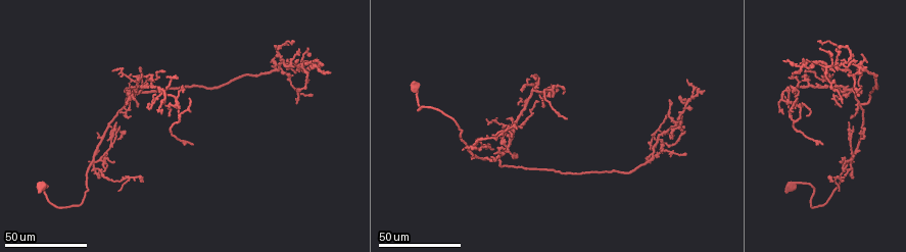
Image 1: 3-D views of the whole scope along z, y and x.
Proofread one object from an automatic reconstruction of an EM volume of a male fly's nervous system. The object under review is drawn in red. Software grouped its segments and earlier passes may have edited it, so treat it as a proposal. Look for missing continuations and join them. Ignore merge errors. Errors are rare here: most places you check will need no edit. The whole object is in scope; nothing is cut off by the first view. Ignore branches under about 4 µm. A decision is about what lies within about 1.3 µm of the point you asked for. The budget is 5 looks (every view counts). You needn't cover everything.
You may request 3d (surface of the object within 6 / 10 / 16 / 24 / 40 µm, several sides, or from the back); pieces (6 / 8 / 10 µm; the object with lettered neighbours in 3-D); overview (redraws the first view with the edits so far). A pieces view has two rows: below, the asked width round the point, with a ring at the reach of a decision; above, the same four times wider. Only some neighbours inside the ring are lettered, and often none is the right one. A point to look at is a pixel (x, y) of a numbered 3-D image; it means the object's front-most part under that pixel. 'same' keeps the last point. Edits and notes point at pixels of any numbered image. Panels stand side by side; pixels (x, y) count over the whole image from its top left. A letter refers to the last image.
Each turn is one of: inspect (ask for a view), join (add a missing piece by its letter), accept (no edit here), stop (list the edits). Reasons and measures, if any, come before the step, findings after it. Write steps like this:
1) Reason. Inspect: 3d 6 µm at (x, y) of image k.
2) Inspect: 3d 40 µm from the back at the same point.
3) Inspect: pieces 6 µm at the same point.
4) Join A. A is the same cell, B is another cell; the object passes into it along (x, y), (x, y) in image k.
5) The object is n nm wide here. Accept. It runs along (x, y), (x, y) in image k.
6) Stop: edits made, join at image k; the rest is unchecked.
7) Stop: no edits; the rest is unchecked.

Tapers out. Inspect: 3d 24 µm at (861, 55) of image 1.

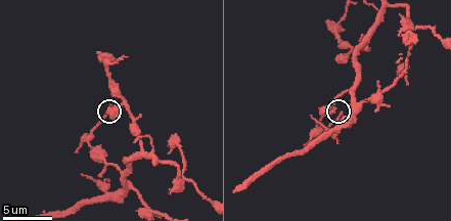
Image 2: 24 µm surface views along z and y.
Inspect: pieces 10 µm at (340, 114) of image 2.

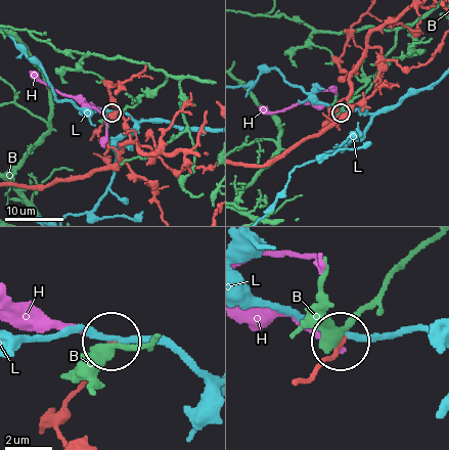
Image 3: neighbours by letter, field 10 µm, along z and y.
Accept. B, H and L are other cells; it runs along (64, 437), (60, 424), (69, 401), (109, 345) in image 3; no lettered piece goes on from it.

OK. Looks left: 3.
Inspect: 3d 40 µm at (168, 115) of image 1.

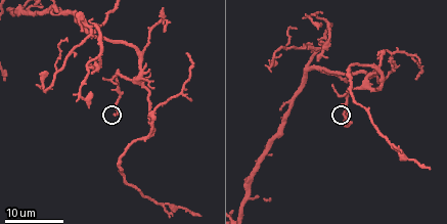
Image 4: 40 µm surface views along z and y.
Inspect: pieces 6 µm at (115, 116) of image 4.

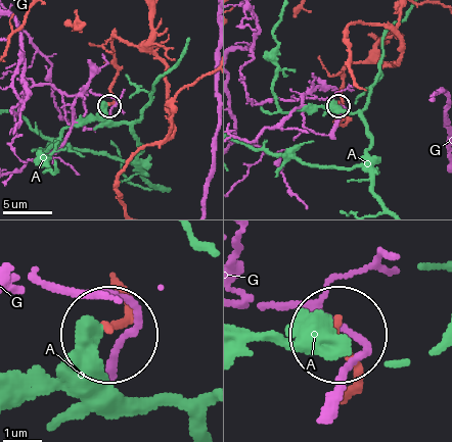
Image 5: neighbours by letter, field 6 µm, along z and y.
The object is 180 nm wide here. Accept. A and G are other cells; no lettered piece goes on from it.

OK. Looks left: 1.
Stop: no edits; the rest is unchecked.

